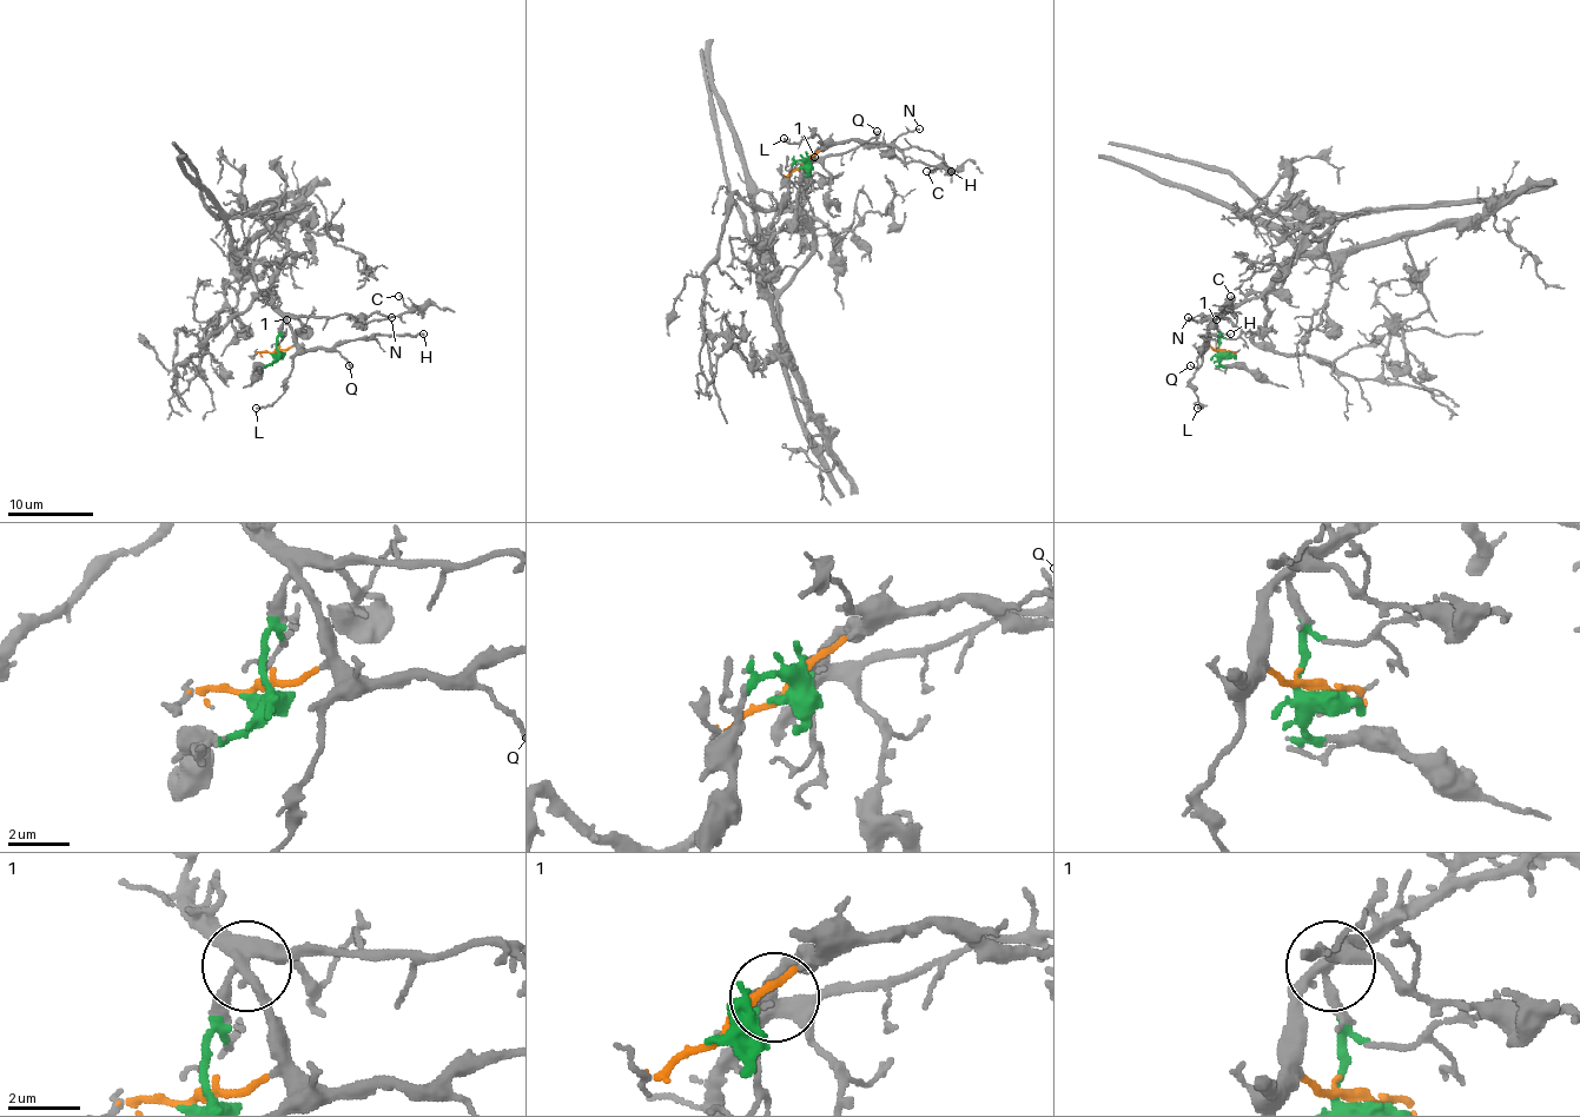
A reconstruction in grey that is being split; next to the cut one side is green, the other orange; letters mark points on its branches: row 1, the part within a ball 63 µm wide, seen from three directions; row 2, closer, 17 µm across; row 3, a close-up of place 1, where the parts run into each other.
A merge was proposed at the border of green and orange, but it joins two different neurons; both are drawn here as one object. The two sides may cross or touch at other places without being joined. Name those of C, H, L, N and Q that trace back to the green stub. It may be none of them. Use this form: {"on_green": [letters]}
{"on_green": ["C", "N"]}

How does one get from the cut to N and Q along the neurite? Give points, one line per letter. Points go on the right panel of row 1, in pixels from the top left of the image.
N: (1223, 351), (1218, 350), (1216, 317), (1201, 315), (1203, 319), (1195, 322), (1188, 317)
Q: (1223, 351), (1208, 345), (1200, 350), (1197, 364), (1190, 364)

